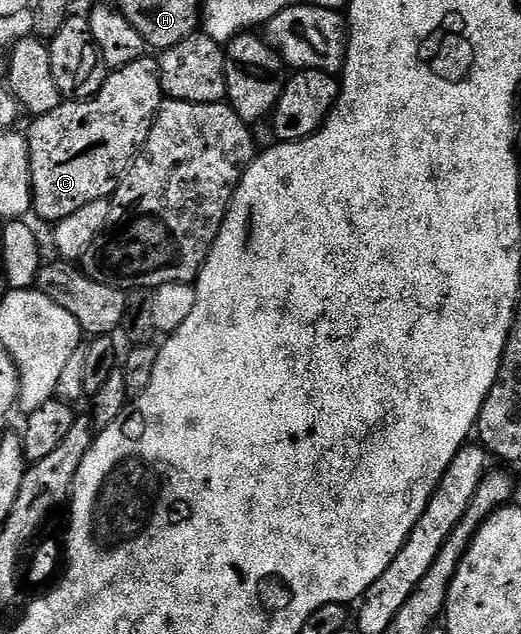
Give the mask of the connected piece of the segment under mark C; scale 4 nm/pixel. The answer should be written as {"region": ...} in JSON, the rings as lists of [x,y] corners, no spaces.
{"region":[[[151,55],[107,74],[94,96],[62,102],[50,114],[35,117],[32,129],[27,129],[32,206],[35,215],[44,220],[55,222],[74,214],[86,202],[109,199],[118,178],[136,159],[156,111],[166,99],[160,85],[160,61],[151,60]]]}

